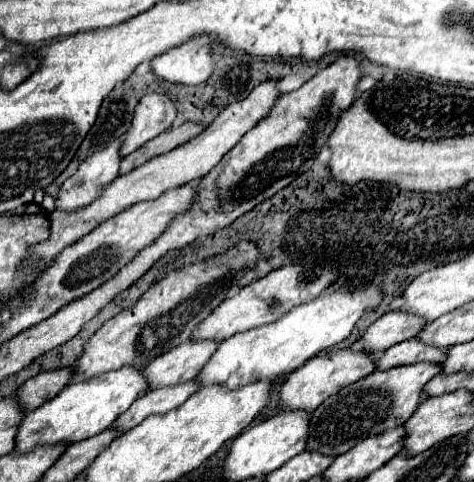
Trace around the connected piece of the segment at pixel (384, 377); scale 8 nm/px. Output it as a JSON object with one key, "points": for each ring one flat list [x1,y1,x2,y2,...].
{"points":[[417,362,381,372,377,370,367,378,345,386,341,392,329,396,317,410,313,410,307,450,319,450,321,454,339,456,369,436,405,424,423,402,425,384,439,372,441,364]]}

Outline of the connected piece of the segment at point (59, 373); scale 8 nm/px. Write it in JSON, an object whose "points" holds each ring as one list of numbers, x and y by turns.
{"points":[[61,368,61,370,47,370,37,374,35,378,27,380,25,386,19,388,17,398,19,404,27,410,39,408,43,402,57,396,69,382,73,380,73,368]]}

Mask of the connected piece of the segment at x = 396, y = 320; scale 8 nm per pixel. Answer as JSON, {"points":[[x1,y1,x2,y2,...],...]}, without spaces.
{"points":[[387,312,367,328,359,340,359,346,367,352,385,352,393,344,415,338,427,324,429,320,411,312]]}

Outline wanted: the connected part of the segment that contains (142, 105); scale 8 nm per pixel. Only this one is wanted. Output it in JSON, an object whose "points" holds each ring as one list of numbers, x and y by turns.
{"points":[[145,94,135,108,133,124,123,136,119,156,129,156,133,150,143,146,147,140,169,130,175,120,175,108,165,94]]}

